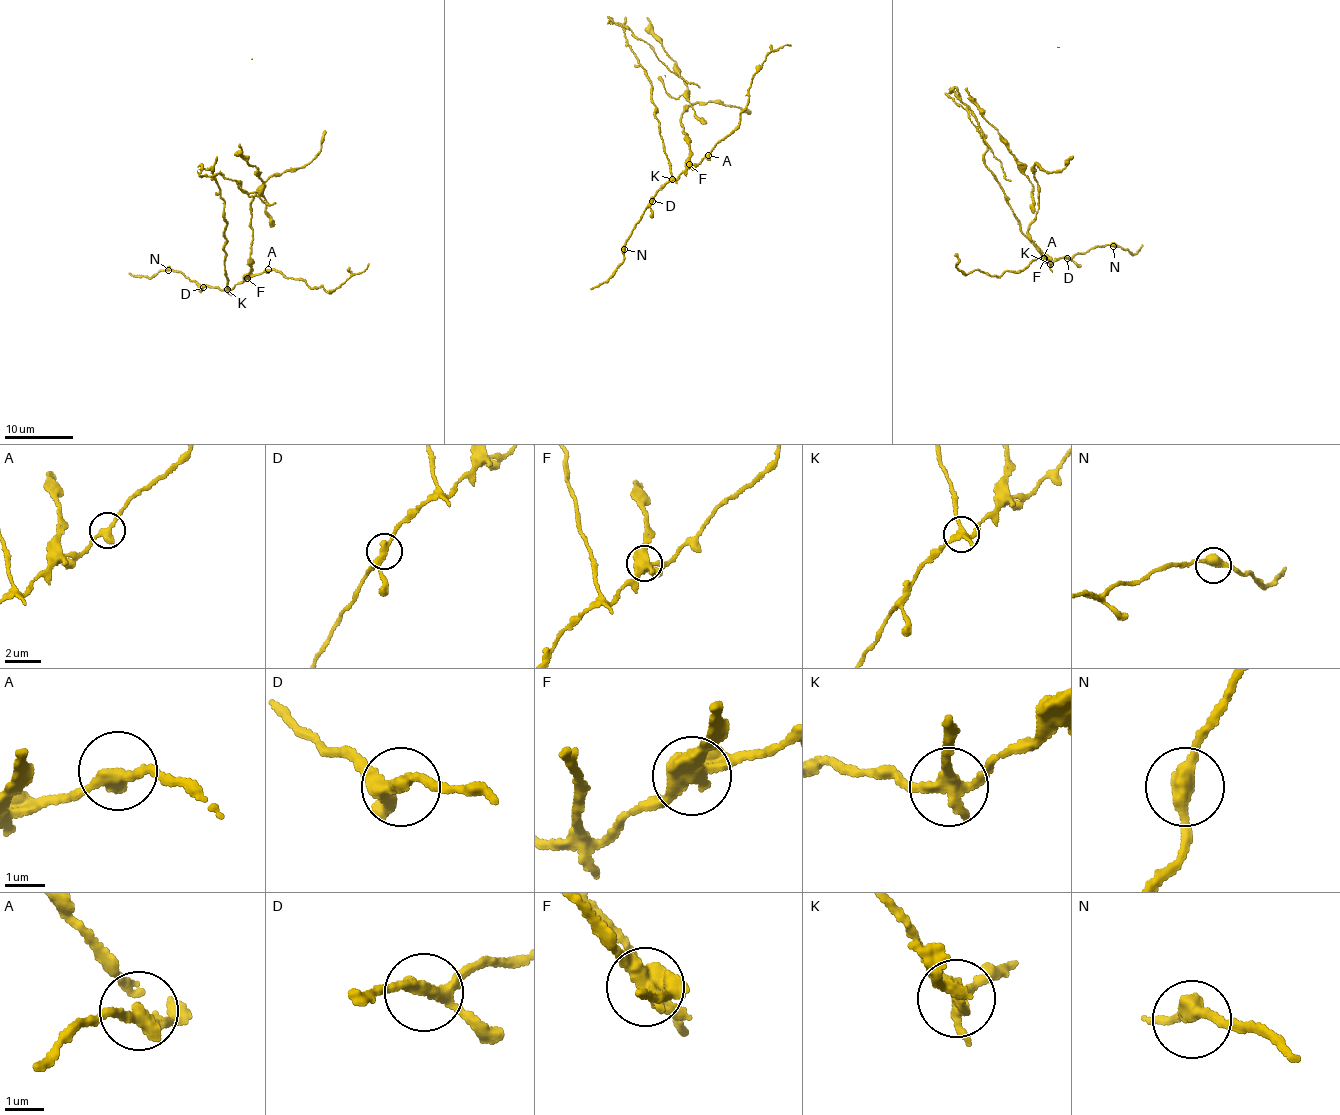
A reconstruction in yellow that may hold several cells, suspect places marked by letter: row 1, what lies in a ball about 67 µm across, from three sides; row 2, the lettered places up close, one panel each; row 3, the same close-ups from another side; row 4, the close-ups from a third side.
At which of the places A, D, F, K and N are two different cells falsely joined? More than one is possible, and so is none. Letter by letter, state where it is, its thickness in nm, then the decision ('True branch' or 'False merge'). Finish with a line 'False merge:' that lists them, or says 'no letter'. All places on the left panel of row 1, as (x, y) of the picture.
A: Place: (268, 269). Thickness 340 nm. True branch
D: Place: (203, 287). Thickness 280 nm. True branch
F: Place: (247, 278). Thickness 440 nm. False merge
K: Place: (227, 289). Thickness 280 nm. False merge
N: Place: (168, 270). Thickness 400 nm. True branch
False merge: F, K

